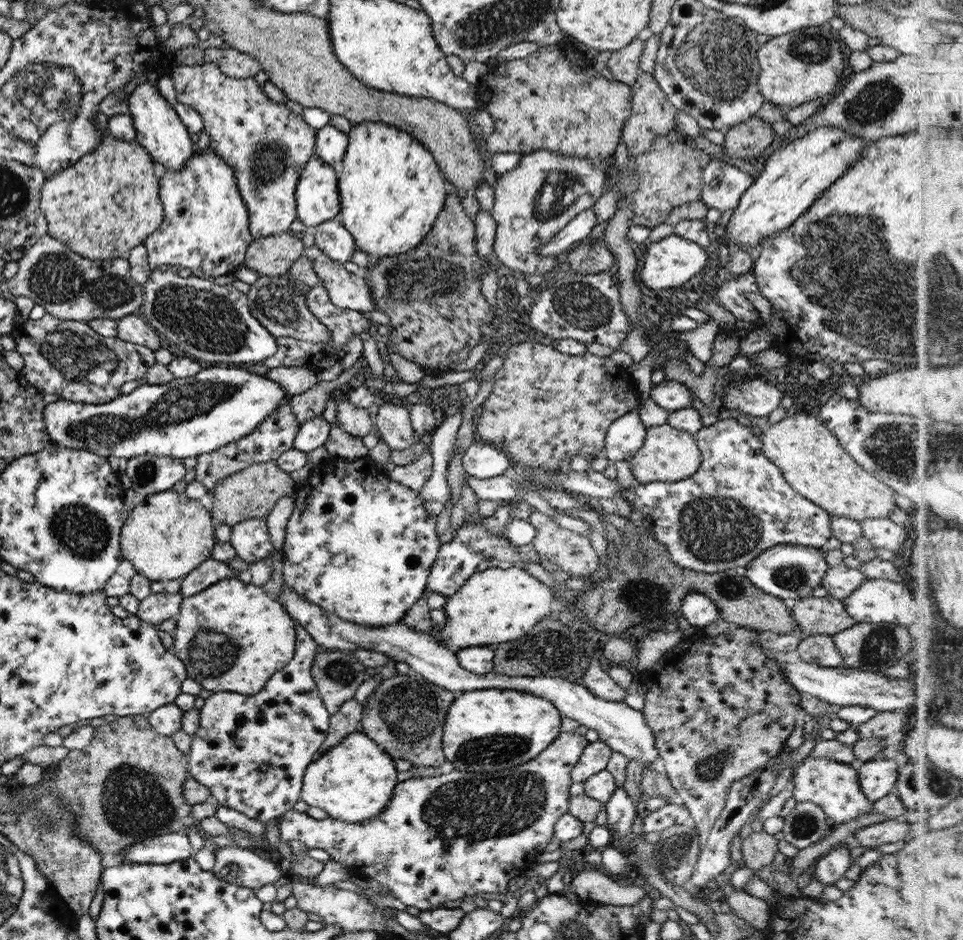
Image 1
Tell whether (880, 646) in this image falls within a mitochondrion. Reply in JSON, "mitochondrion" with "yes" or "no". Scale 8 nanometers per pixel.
{"mitochondrion":"yes"}

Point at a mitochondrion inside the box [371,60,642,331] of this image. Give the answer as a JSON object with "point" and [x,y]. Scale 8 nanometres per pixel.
{"point":[436,275]}

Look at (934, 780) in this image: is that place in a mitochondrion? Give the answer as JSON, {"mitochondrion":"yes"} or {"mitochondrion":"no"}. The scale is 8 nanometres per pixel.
{"mitochondrion":"yes"}

